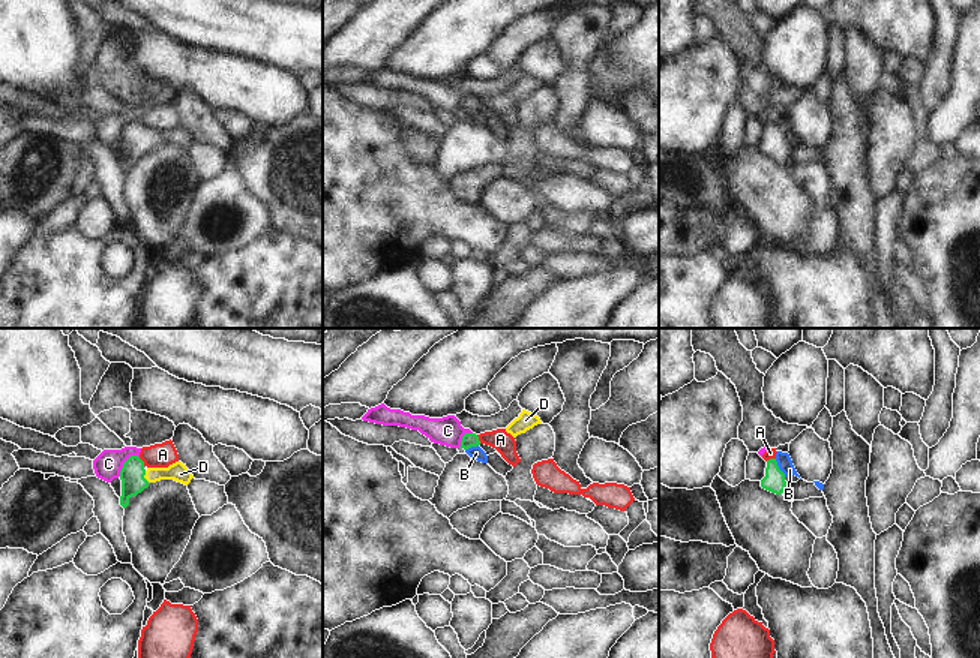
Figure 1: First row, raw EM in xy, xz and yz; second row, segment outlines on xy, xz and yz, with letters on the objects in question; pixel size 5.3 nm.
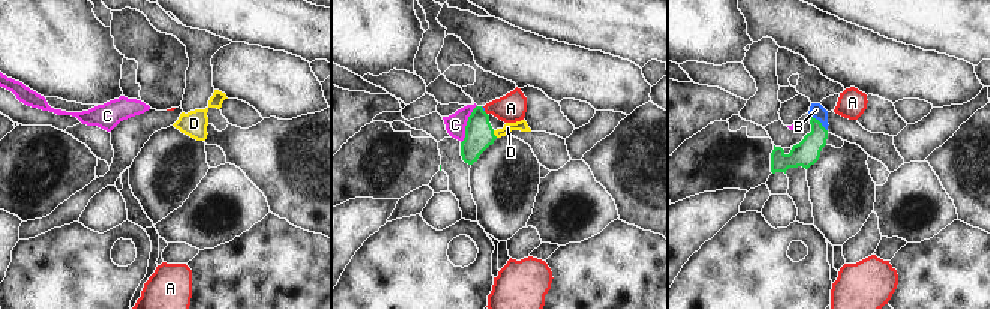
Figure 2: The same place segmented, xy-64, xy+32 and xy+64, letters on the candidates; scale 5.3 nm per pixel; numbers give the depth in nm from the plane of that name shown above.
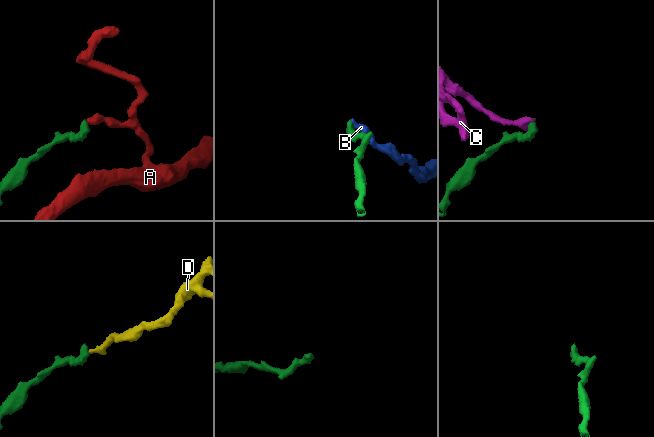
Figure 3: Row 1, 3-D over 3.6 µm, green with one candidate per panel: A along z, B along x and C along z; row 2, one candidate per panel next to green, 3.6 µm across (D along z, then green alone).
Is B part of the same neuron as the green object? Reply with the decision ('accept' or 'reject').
reject

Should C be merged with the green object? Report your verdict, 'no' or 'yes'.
no

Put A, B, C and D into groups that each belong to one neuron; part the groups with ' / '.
A C / B / D

